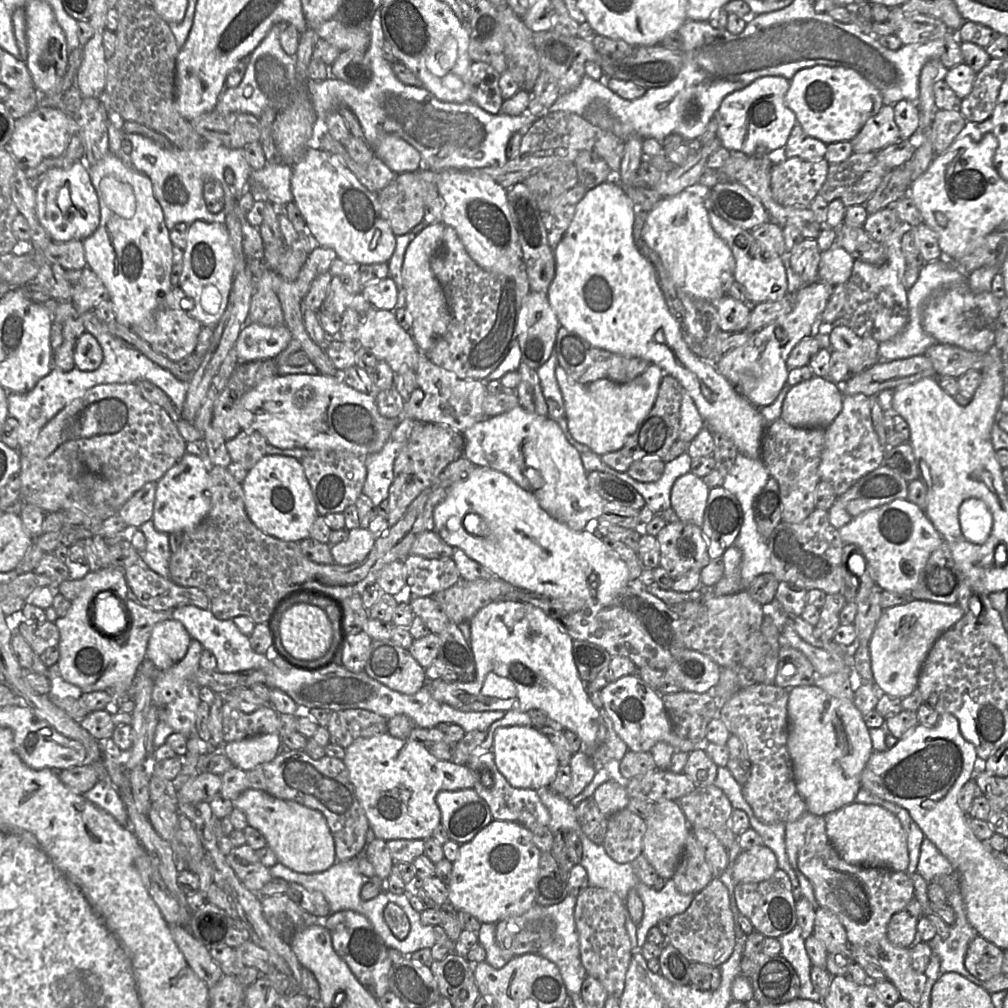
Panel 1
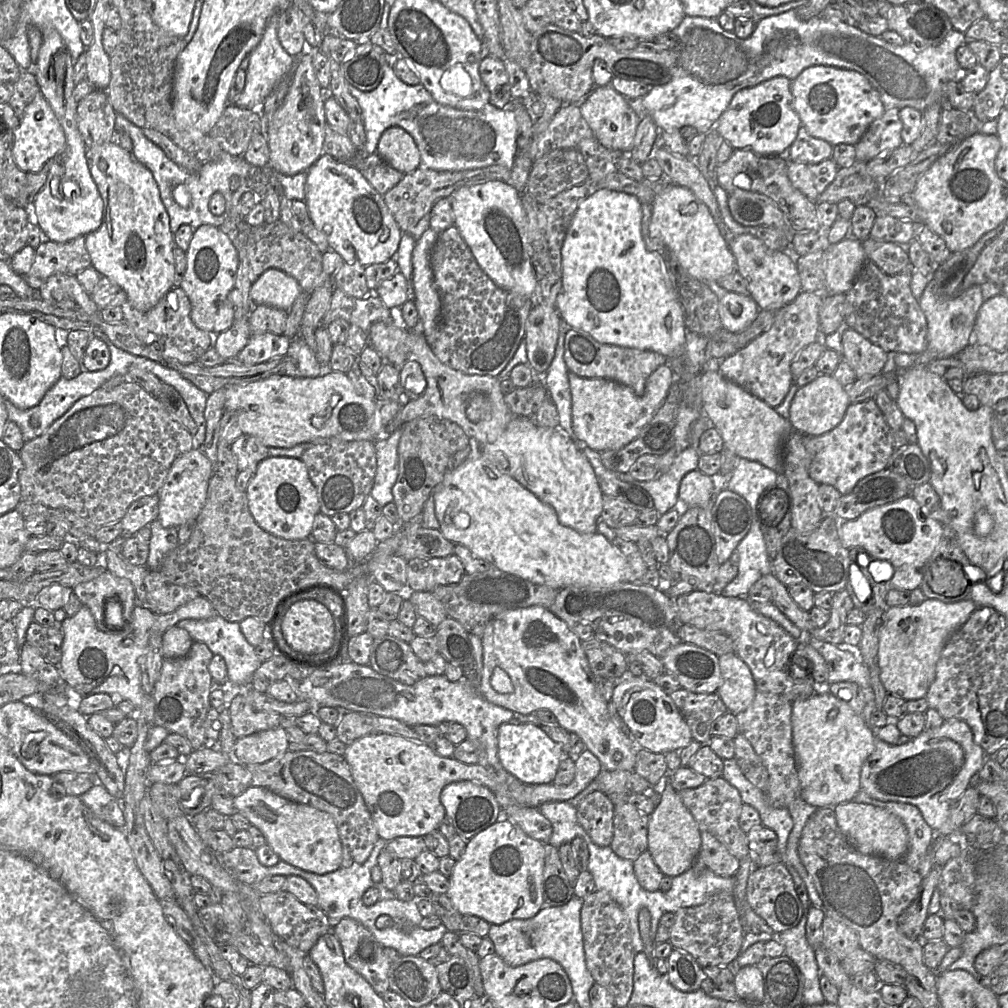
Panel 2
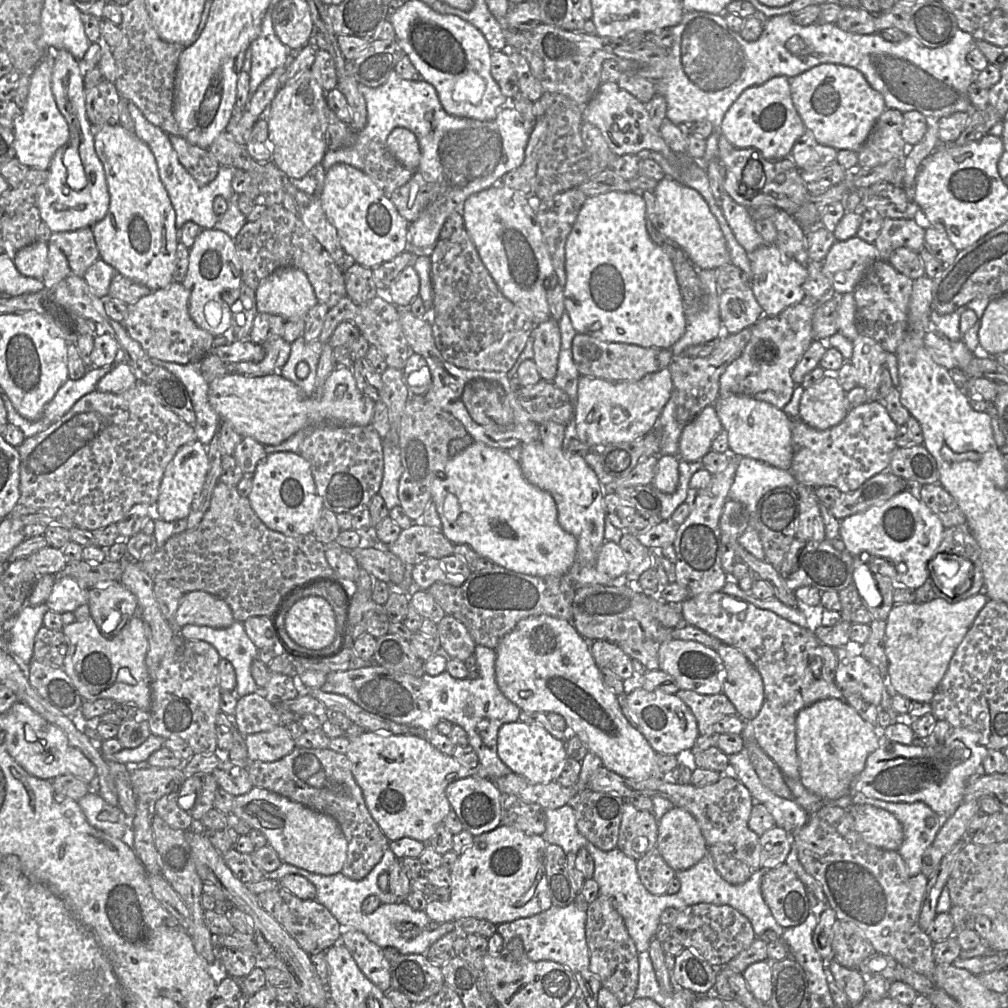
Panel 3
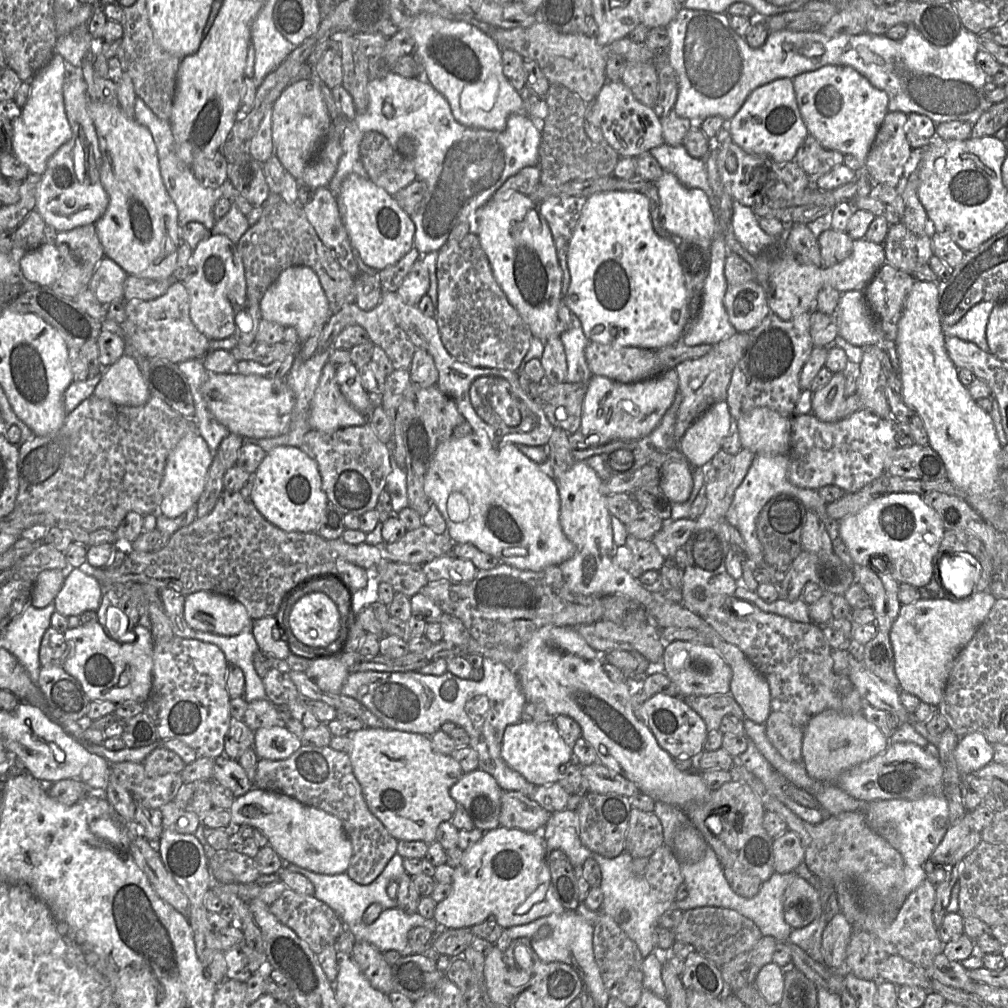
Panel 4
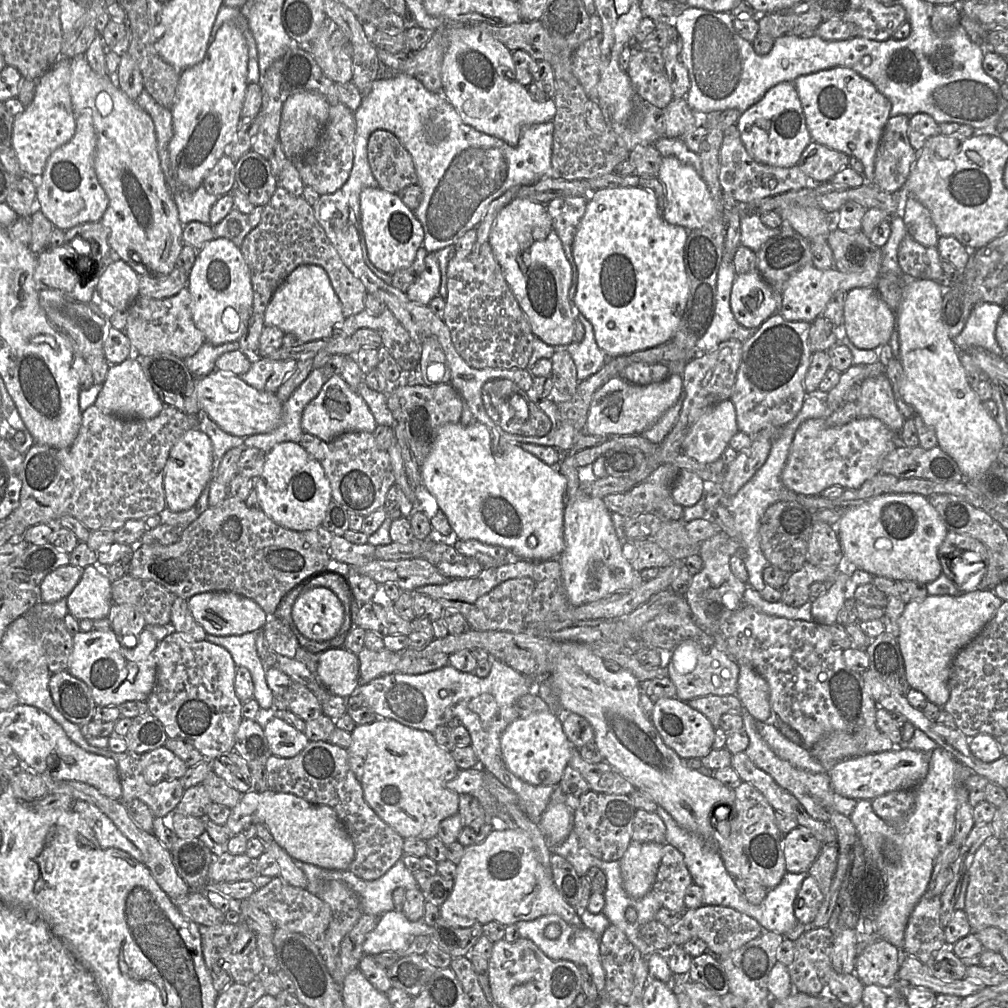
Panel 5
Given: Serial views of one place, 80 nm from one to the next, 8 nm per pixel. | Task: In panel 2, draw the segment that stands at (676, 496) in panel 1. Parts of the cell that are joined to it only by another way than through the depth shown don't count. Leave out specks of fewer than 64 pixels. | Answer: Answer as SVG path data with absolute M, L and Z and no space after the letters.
M698 470L687 473L680 482L679 501L687 508L709 506L714 496L715 483L712 477Z

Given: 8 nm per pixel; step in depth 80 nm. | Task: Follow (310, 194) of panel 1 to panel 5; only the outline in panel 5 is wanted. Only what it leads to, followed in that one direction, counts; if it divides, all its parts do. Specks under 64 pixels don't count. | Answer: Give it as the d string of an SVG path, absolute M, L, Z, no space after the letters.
M381 187L366 188L360 194L360 223L371 263L381 271L393 274L409 267L423 245L424 230L420 221L397 196Z

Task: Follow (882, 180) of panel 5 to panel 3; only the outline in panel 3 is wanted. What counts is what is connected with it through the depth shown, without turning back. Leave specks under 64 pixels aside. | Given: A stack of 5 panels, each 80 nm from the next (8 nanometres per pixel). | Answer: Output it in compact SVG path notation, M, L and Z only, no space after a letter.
M886 109L858 151L859 167L874 167L894 158L905 158L908 145L902 137L903 113Z

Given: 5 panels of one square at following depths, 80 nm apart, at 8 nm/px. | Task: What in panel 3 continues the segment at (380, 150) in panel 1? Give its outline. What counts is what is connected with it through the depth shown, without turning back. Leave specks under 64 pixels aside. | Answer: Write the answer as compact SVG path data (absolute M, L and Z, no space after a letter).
M394 128L386 139L385 146L404 167L417 171L420 163L420 149L416 136L408 129Z

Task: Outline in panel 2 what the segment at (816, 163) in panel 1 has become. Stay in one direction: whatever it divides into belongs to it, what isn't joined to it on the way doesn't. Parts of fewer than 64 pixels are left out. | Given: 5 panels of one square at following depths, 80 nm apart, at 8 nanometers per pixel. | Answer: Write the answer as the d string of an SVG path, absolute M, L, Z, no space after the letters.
M831 159L818 164L789 162L788 178L808 200L816 202L823 191L833 182L839 166Z

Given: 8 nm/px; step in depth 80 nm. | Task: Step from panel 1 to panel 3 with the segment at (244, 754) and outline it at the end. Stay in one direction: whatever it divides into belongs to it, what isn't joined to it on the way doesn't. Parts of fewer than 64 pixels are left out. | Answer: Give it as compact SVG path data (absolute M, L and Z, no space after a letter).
M286 726L270 731L245 735L249 761L273 762L289 754L296 747Z

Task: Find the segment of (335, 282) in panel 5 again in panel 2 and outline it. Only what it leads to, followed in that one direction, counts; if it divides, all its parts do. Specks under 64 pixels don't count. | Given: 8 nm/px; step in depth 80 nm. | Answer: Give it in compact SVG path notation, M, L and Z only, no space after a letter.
M280 219L274 223L250 226L244 220L237 227L238 232L230 235L237 250L239 266L235 285L229 294L234 305L234 320L249 317L256 306L250 296L252 284L263 272L270 268L279 269L295 278L303 291L311 294L320 286L333 286L333 276L325 274L322 268L323 253L303 232L297 232L285 225Z

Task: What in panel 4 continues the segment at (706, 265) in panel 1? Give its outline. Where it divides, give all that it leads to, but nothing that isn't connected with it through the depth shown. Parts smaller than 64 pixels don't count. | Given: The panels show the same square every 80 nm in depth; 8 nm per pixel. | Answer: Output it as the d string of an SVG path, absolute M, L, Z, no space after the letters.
M664 171L653 183L657 187L660 199L660 223L670 235L678 236L682 240L712 240L717 231L717 218L704 191L686 186L674 174Z

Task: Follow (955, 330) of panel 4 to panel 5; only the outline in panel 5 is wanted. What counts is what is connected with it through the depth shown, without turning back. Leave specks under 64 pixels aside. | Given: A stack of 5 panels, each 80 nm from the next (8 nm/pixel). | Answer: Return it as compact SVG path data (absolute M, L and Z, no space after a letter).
M991 302L975 305L963 330L954 338L958 349L980 347L997 356L1003 356L995 331L1004 308Z

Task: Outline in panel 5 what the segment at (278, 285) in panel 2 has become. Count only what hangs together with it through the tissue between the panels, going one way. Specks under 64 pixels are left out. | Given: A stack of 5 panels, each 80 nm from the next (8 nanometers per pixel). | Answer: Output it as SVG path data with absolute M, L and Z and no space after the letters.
M313 264L296 267L274 292L264 313L266 326L294 334L300 343L329 339L334 326L345 318L327 272Z

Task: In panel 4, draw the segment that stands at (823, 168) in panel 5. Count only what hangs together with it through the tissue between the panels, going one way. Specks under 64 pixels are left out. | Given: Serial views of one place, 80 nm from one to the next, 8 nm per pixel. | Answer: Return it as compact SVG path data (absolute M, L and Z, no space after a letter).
M810 134L798 148L793 160L814 179L844 164L844 155L822 147Z

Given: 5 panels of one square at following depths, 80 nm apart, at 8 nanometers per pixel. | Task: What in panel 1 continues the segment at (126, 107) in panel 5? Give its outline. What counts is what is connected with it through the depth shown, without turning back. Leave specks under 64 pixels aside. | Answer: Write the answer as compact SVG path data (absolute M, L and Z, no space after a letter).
M108 152L97 164L93 166L88 163L84 155L81 158L81 162L89 174L91 183L98 196L100 206L100 223L97 230L92 235L82 240L87 267L89 267L99 277L108 290L110 301L113 306L115 320L128 328L138 326L146 331L150 331L150 329L153 329L153 315L155 311L161 304L161 300L164 295L168 294L172 288L170 278L173 258L172 249L174 247L170 240L169 230L165 224L162 207L153 194L152 182L148 176L137 171L133 167L126 166L121 159L110 152Z

